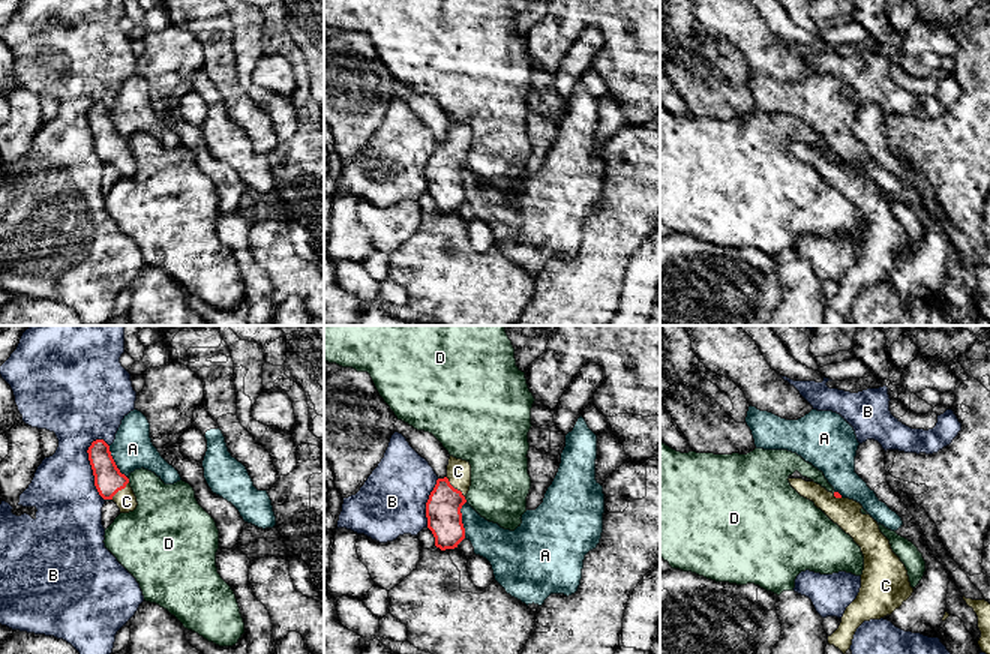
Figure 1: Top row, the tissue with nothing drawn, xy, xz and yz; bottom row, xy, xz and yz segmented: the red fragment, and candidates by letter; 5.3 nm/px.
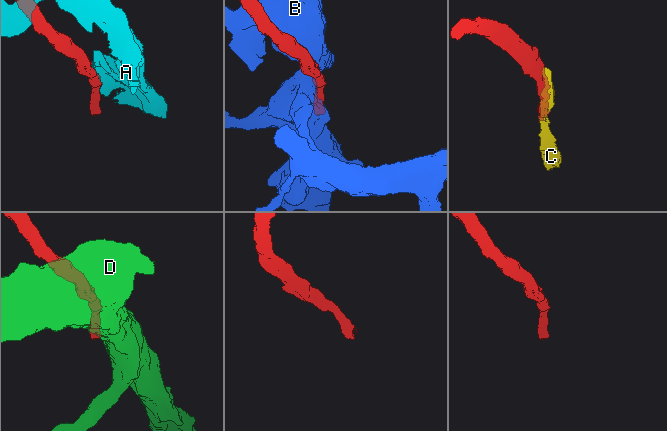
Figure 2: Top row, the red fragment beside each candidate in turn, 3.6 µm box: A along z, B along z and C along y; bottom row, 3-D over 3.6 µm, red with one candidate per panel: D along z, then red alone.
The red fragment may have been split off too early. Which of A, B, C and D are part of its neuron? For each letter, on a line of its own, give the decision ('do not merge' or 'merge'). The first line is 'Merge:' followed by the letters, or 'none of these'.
Merge: C
A: do not merge
B: do not merge
C: merge
D: do not merge

